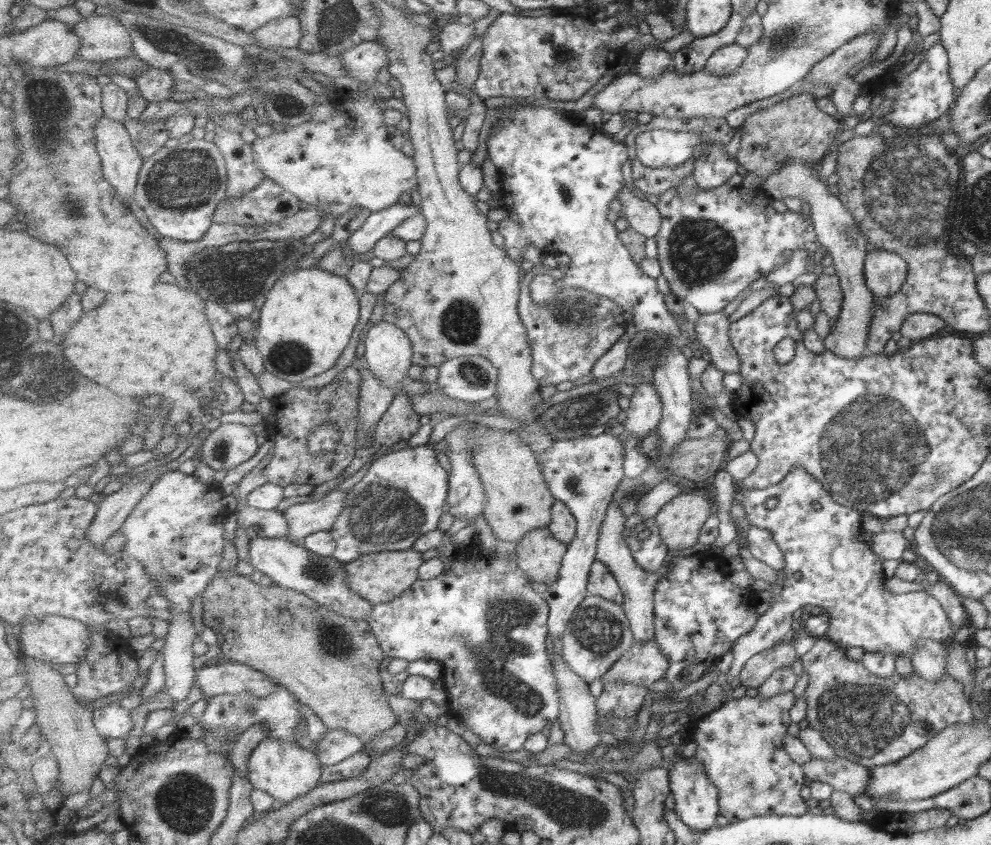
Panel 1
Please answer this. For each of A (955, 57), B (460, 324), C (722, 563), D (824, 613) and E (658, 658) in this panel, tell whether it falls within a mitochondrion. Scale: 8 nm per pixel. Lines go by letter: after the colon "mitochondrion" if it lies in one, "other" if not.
A: other
B: mitochondrion
C: other
D: other
E: other

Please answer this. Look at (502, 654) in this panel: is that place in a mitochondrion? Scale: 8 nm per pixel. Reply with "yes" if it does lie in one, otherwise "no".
yes

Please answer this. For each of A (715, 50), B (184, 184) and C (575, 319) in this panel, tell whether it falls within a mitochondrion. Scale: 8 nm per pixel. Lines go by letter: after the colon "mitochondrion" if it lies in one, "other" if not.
A: other
B: mitochondrion
C: mitochondrion

